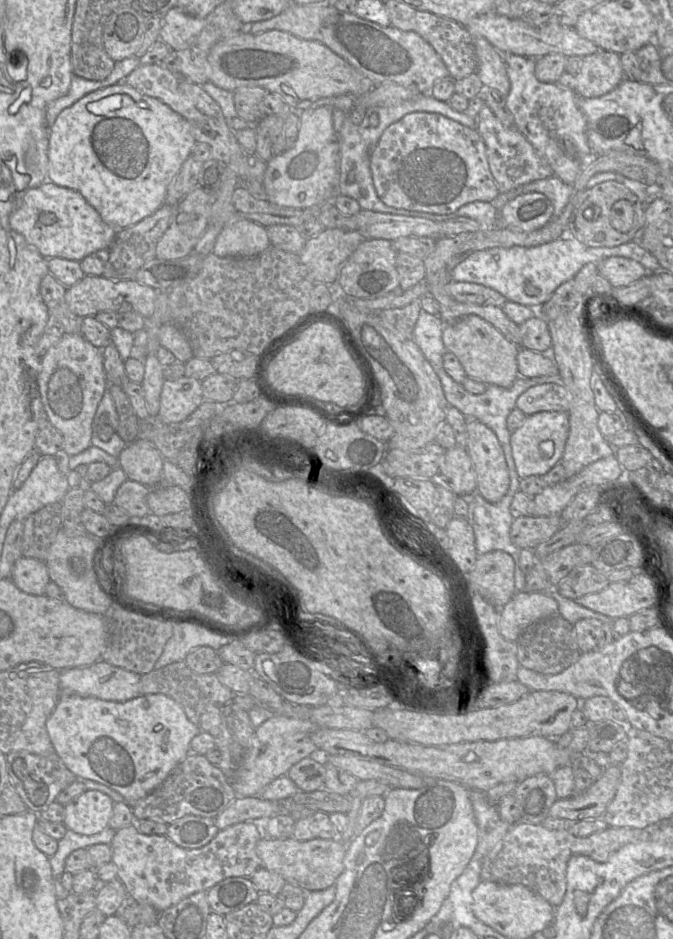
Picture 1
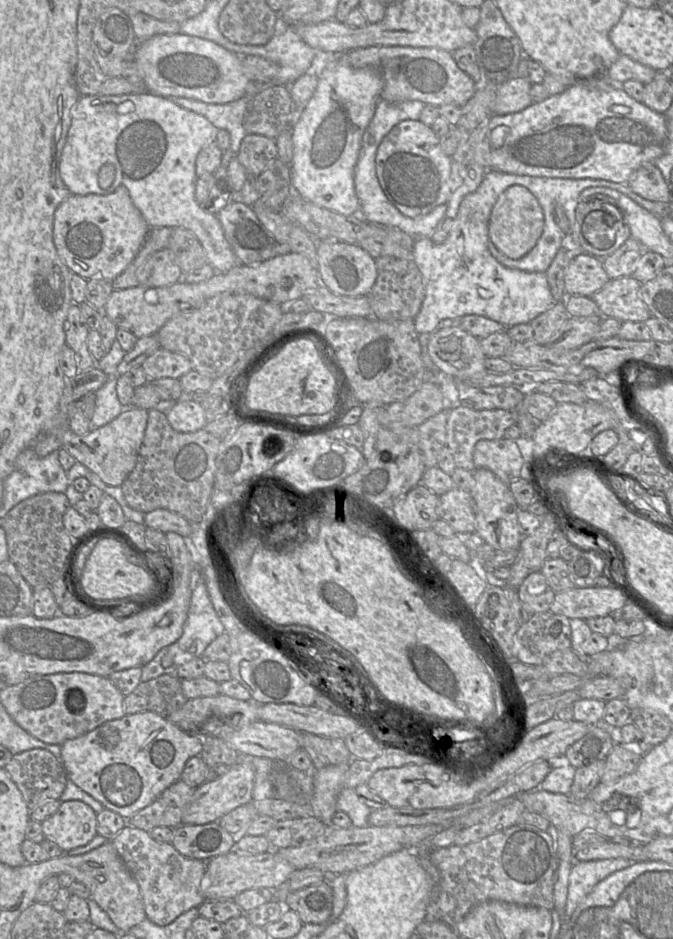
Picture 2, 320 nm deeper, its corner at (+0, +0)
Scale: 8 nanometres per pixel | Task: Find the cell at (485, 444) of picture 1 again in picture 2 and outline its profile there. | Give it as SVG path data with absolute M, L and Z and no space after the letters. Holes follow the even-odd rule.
M477 468L474 471L475 485L471 490L476 515L476 530L485 543L496 550L517 550L522 539L522 528L518 521L520 506L516 502L509 484L504 483L492 471Z

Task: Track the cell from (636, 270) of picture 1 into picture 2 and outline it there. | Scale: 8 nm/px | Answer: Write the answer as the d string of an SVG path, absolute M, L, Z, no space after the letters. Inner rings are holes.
M575 252L565 271L564 281L566 297L592 297L609 283L610 278L601 259Z

